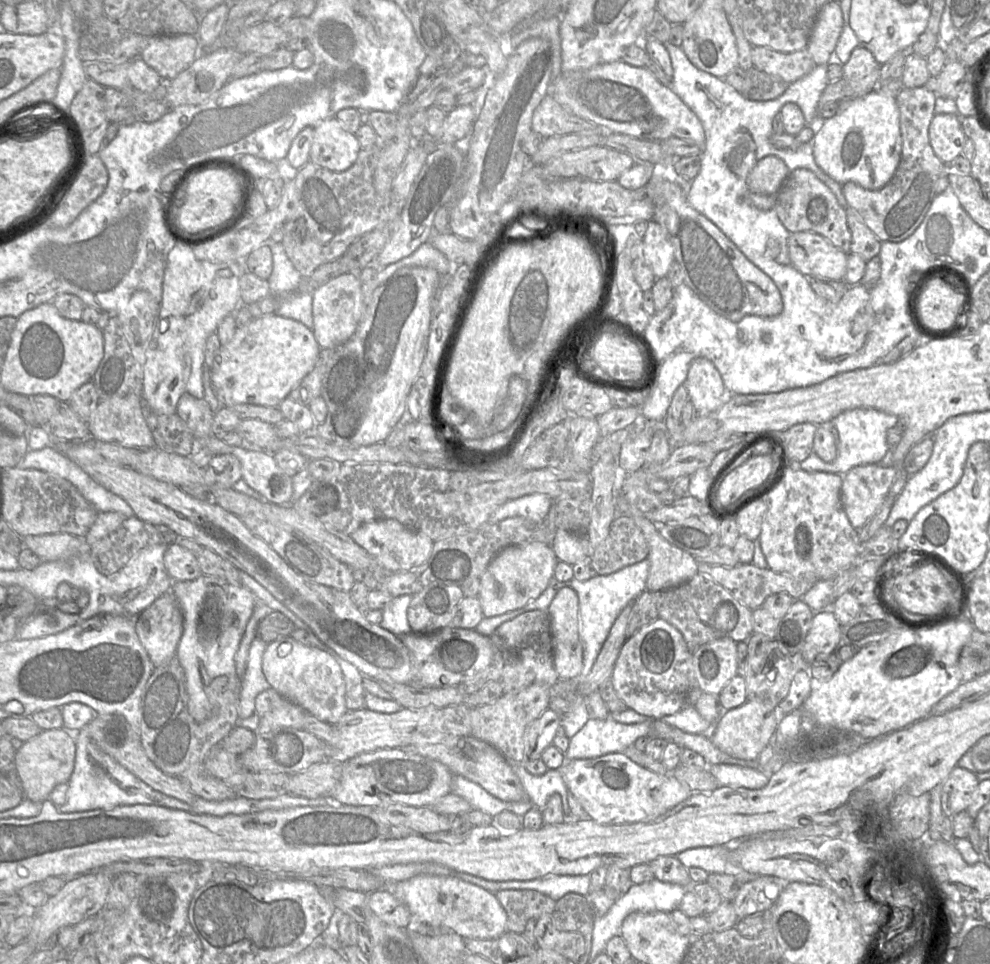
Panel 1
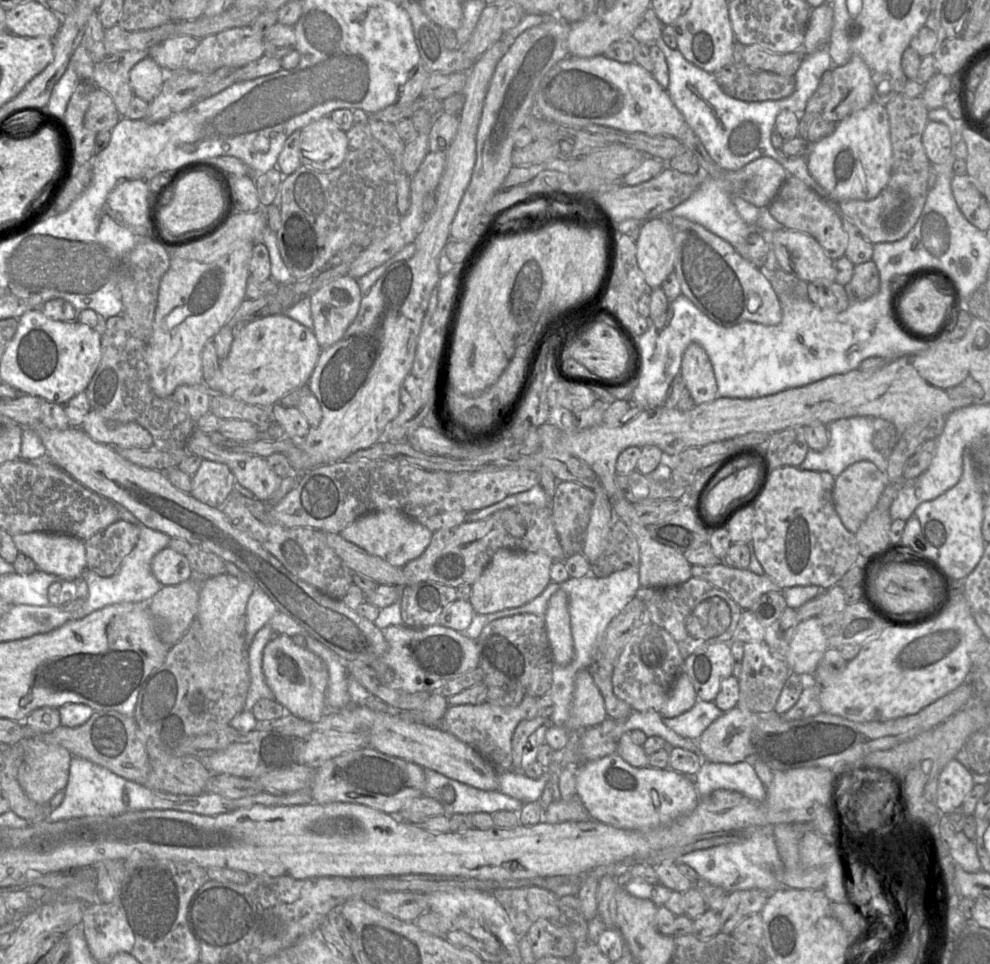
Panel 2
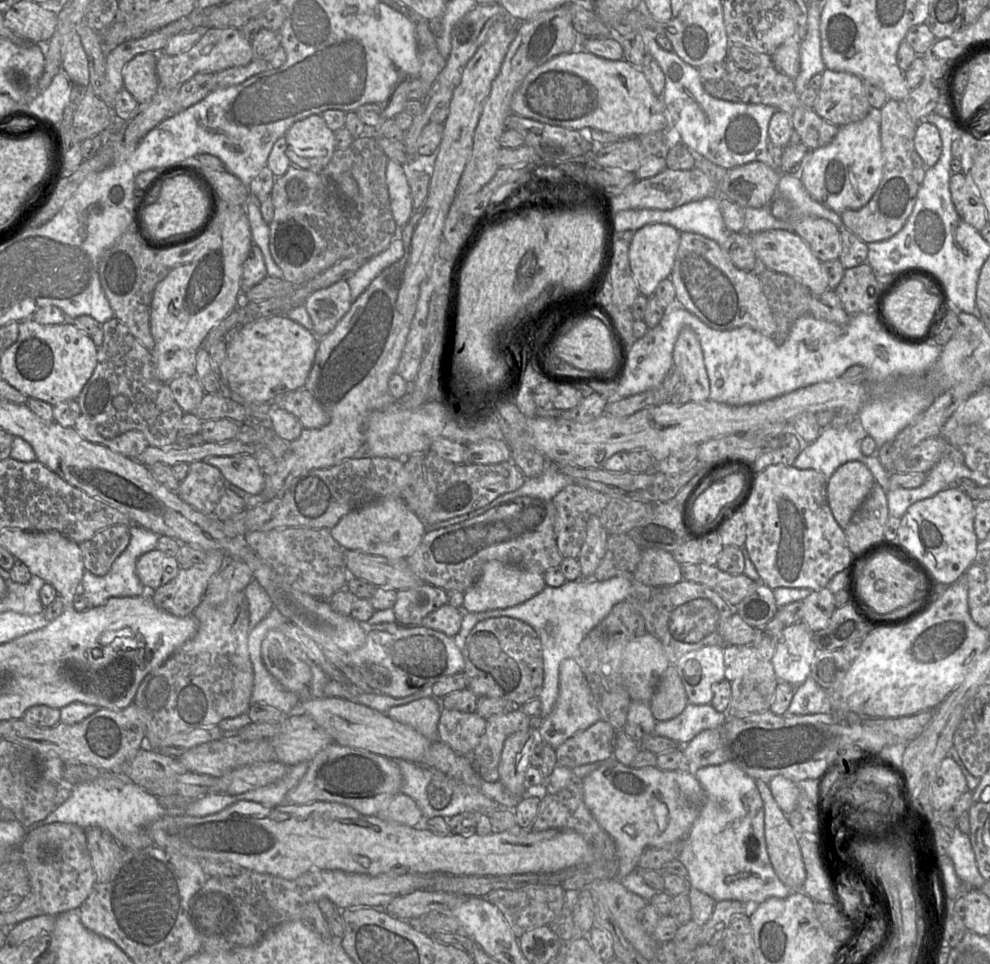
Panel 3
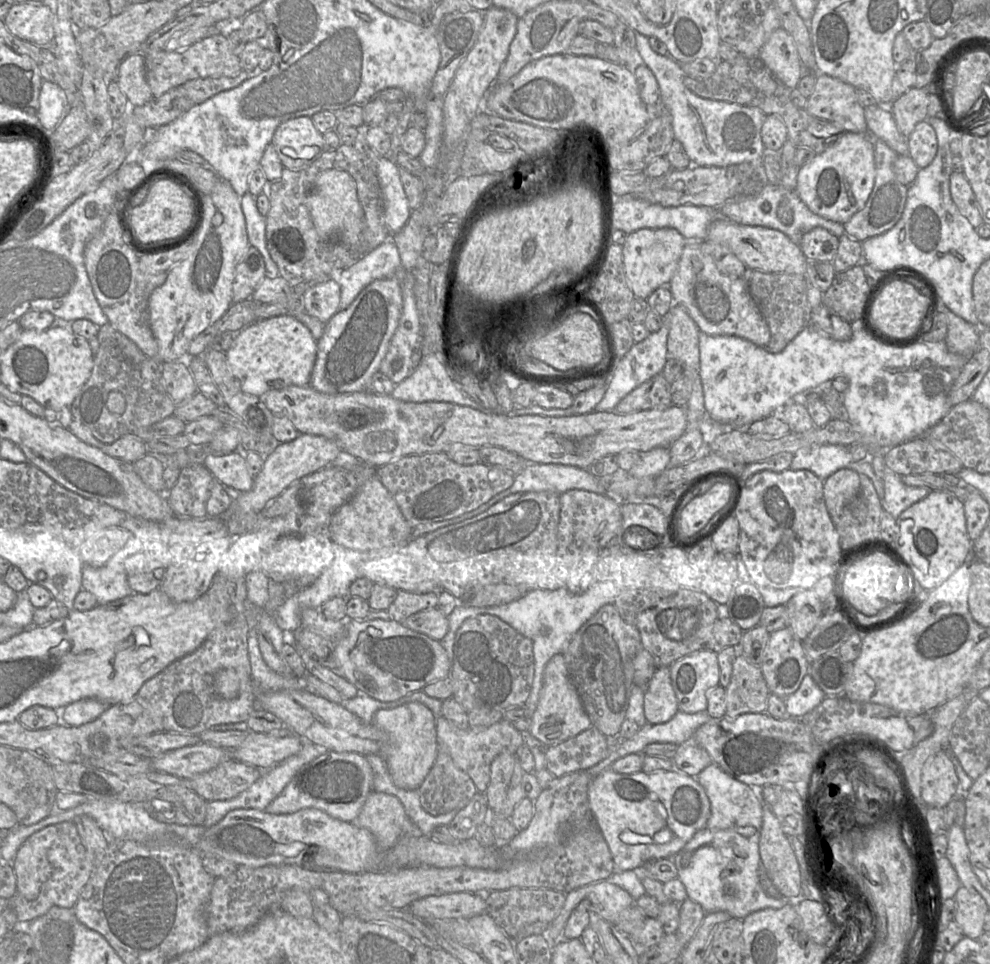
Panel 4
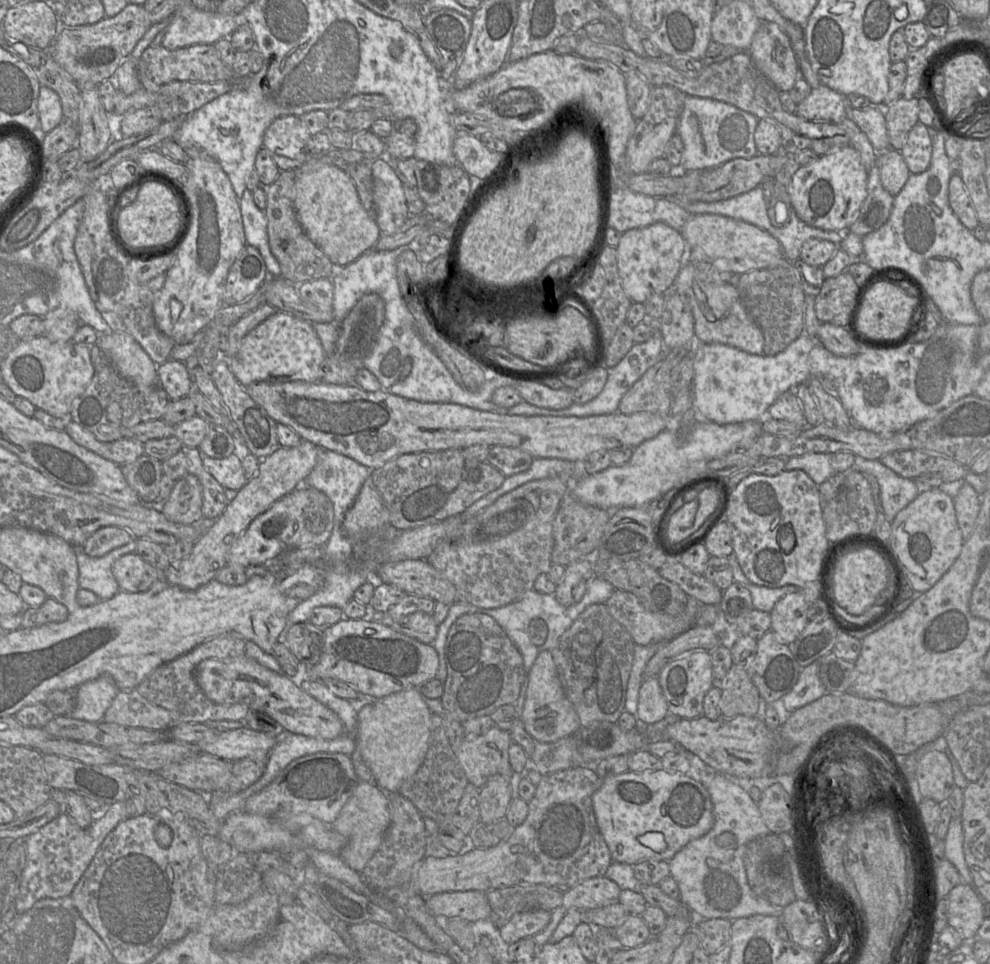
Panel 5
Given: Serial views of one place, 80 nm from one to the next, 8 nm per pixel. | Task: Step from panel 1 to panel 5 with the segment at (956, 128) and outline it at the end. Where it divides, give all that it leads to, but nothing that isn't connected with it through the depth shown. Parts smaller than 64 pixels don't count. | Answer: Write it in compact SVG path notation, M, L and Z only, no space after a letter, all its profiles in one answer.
M918 122L909 132L900 153L911 174L928 169L932 156L932 138L928 127Z

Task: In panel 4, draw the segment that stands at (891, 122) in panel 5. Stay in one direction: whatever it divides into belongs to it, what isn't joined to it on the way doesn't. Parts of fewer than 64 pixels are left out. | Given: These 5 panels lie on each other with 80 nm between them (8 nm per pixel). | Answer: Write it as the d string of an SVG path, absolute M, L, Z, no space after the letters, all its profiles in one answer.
M913 87L891 103L891 113L900 133L908 138L915 126L928 118L930 92Z

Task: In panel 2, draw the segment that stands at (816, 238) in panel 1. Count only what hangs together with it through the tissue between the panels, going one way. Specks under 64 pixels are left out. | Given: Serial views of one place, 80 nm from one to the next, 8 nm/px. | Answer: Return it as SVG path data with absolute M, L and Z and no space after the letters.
M782 229L762 233L771 244L779 267L807 282L835 281L834 260L830 259L811 235Z

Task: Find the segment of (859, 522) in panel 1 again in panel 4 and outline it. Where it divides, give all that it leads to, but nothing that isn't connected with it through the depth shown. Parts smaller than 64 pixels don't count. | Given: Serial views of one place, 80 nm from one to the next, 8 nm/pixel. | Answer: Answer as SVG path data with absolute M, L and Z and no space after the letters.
M842 468L824 480L824 500L833 523L837 521L844 507L857 496L859 491L859 474L850 468Z

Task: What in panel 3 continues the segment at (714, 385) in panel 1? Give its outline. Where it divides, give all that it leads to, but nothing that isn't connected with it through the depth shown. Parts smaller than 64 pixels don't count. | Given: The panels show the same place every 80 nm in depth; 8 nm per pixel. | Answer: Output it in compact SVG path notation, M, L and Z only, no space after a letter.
M690 327L683 328L678 335L673 350L673 364L689 386L691 400L695 403L707 401L710 398L710 382L699 339Z

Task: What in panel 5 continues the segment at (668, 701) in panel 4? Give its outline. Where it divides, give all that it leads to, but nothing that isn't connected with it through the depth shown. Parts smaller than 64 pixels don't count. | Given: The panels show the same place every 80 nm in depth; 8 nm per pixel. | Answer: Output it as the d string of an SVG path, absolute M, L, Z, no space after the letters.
M658 677L644 679L639 690L637 720L639 724L653 724L670 715L668 704Z

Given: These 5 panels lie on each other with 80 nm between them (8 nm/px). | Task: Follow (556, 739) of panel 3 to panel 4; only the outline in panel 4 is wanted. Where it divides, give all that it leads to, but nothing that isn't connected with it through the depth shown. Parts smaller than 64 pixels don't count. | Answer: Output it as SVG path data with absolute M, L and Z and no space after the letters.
M555 654L544 669L543 687L537 707L531 717L529 732L547 747L550 747L576 736L591 726L593 726L591 719L569 677L565 659L562 654Z

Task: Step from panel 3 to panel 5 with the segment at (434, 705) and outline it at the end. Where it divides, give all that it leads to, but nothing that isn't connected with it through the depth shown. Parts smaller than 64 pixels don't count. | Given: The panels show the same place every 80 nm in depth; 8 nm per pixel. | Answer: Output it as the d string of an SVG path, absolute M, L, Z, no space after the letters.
M416 687L375 698L359 711L358 725L353 734L355 751L368 765L383 792L398 793L400 786L422 764L428 750L431 713Z

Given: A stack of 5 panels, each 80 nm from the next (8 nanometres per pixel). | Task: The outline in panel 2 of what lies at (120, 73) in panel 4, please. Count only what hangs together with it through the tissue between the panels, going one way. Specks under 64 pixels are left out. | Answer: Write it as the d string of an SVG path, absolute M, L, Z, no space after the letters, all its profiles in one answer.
M149 55L130 70L129 81L136 96L152 101L161 91L167 72Z

